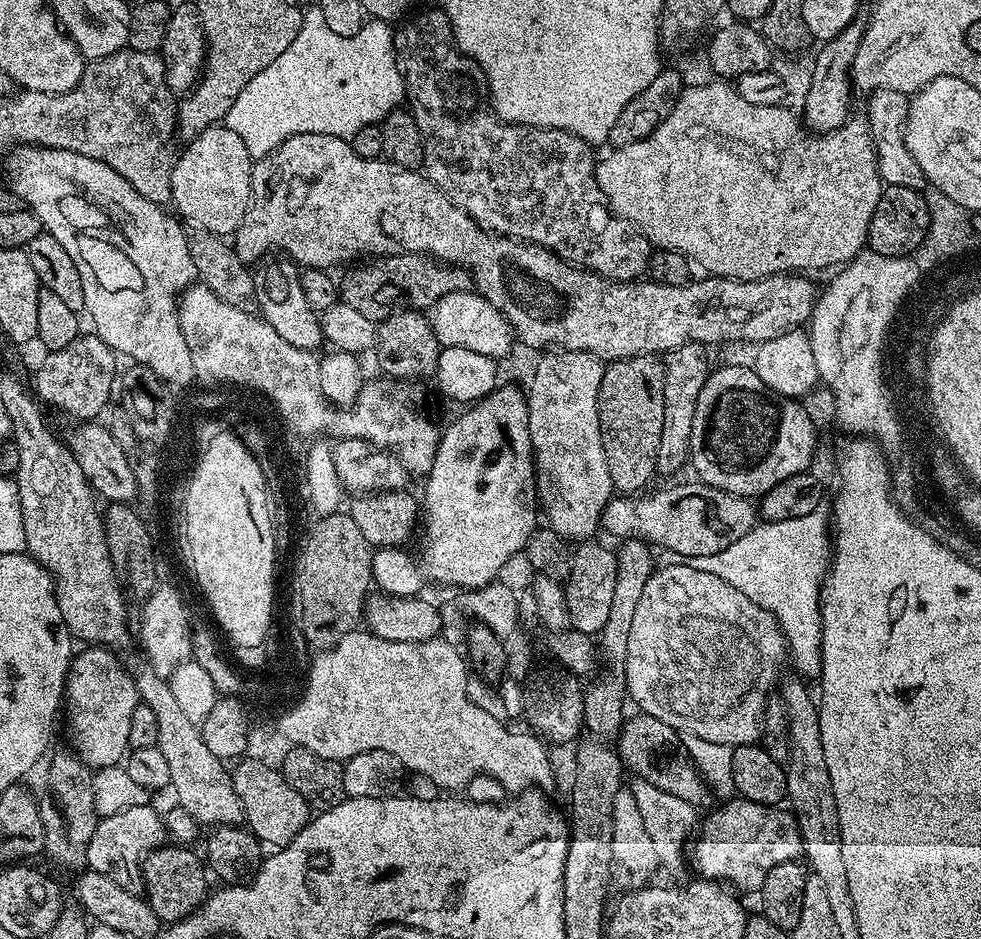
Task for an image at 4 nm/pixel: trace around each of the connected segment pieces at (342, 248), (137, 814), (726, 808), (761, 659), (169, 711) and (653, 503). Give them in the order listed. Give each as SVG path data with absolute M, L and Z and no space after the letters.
M294 134L286 138L268 156L261 156L258 160L258 171L252 178L252 202L248 206L248 213L244 215L244 221L236 227L234 233L234 247L238 258L243 264L252 266L264 259L273 250L291 258L297 265L304 268L320 268L332 270L335 264L343 260L352 260L355 256L366 256L362 258L379 258L381 256L396 256L400 252L420 252L424 256L431 256L433 260L441 260L443 264L454 264L457 268L467 270L471 277L475 291L494 306L506 318L506 322L513 330L515 339L520 340L528 348L544 348L540 350L556 349L566 352L585 352L594 354L599 360L611 362L614 360L625 360L631 356L643 356L645 354L667 354L683 344L703 344L713 346L720 344L723 340L749 340L752 346L759 346L768 340L778 338L782 334L793 330L800 330L812 319L812 309L816 307L818 299L818 288L811 284L809 277L804 274L781 274L778 276L767 276L761 280L727 280L725 276L705 275L705 280L697 279L682 286L666 286L655 282L609 282L597 272L589 272L578 268L574 264L565 264L559 256L546 250L540 244L521 242L515 238L506 236L495 236L491 232L484 231L466 214L451 198L444 195L427 175L410 168L400 168L386 159L367 160L358 158L354 154L351 143L345 137L331 136L330 134Z
M151 803L146 806L134 806L134 810L122 810L122 814L105 816L99 821L94 830L94 838L90 838L88 847L87 867L98 874L106 874L106 878L114 878L118 886L131 888L133 890L141 887L141 861L149 852L161 847L166 840L166 824L154 810Z
M732 798L721 804L724 805L720 809L717 807L707 813L708 821L705 824L703 821L698 832L700 841L696 844L696 868L703 879L727 882L733 889L741 888L741 890L736 889L741 893L755 893L766 882L766 874L771 868L782 862L799 861L803 857L804 843L800 837L800 827L791 811L783 812L783 807L755 804L743 798Z
M672 562L665 568L657 567L652 576L643 587L642 596L638 601L638 608L634 613L634 622L630 629L629 645L626 649L625 680L628 683L628 696L631 703L636 703L641 713L646 716L653 716L666 726L675 728L681 734L698 734L698 738L706 738L706 742L718 742L719 744L755 744L761 739L762 724L760 719L764 716L764 707L768 704L768 695L772 692L772 687L781 679L780 667L786 660L786 645L784 643L784 632L780 629L780 624L762 606L750 602L742 590L734 590L730 582L722 582L718 574L707 572L696 567L692 562Z
M143 671L135 673L136 689L142 703L154 710L154 722L158 722L156 747L162 750L170 765L170 788L176 791L175 803L196 819L200 826L243 825L244 811L238 796L234 794L232 774L225 761L210 754L210 746L206 746L198 725L186 718L186 713L174 698L174 690L170 690L168 680L157 672Z
M693 482L693 484L680 484L677 488L664 488L653 496L648 494L620 494L611 500L604 511L602 521L603 531L612 536L621 536L621 541L641 540L657 548L665 548L673 552L676 558L695 558L698 556L713 556L730 542L738 542L745 534L758 523L758 508L747 496L735 496L726 490L718 490L709 484Z

